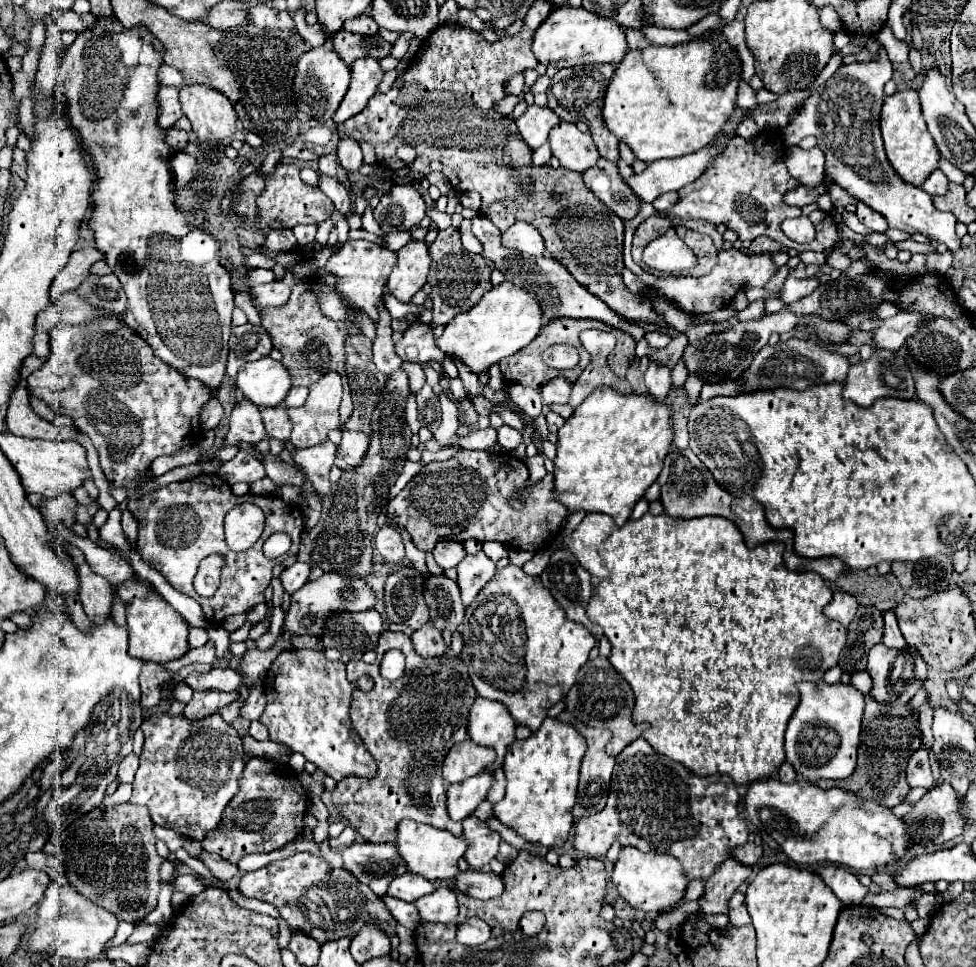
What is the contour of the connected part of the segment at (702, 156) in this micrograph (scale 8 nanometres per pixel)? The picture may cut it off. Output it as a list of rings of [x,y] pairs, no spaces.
[[[739,107],[739,109],[735,111],[735,115],[727,121],[723,133],[715,139],[715,143],[703,147],[701,151],[691,153],[689,157],[681,157],[681,159],[663,159],[663,161],[653,161],[653,163],[651,163],[651,165],[641,173],[641,175],[633,175],[633,177],[623,179],[623,181],[625,181],[625,183],[631,187],[631,191],[633,191],[641,201],[645,201],[645,203],[653,203],[659,195],[663,195],[663,193],[667,193],[667,191],[679,191],[683,185],[695,181],[695,179],[703,173],[703,169],[709,165],[709,161],[717,155],[717,151],[721,151],[721,149],[727,145],[727,137],[735,135],[735,127],[737,127],[737,123],[741,121],[741,115],[743,115],[743,113],[745,113],[745,109]]]

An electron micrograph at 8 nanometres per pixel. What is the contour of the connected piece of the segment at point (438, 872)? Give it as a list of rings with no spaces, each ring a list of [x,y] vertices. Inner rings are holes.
[[[409,819],[399,823],[399,837],[397,837],[395,845],[397,845],[401,857],[405,859],[407,869],[411,873],[427,877],[429,881],[435,881],[435,879],[453,881],[459,875],[457,861],[459,861],[459,857],[465,855],[465,851],[469,847],[463,835],[453,835],[445,829],[435,829],[431,825],[415,823],[415,821],[409,821]]]

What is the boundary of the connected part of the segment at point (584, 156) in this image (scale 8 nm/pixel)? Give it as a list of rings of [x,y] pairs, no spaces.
[[[557,123],[549,131],[549,145],[553,157],[559,159],[561,167],[573,171],[585,171],[599,159],[599,151],[591,141],[591,135],[581,133],[575,123]]]

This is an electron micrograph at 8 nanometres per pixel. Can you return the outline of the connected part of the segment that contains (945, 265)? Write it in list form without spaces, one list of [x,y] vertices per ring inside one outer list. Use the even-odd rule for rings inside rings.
[[[951,251],[939,255],[939,253],[927,253],[927,269],[933,271],[933,273],[939,273],[939,275],[945,275],[947,269],[951,267]]]

